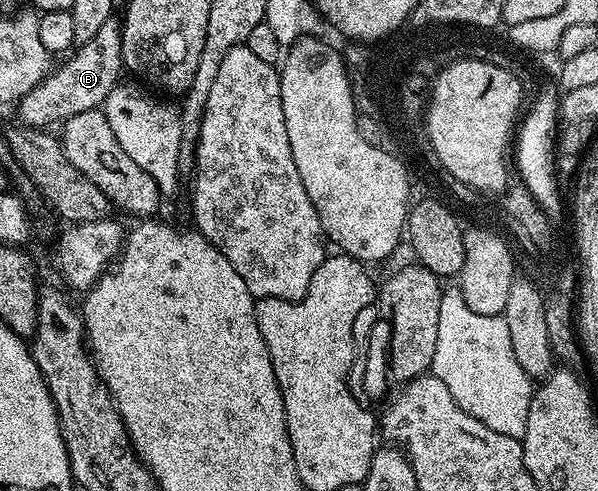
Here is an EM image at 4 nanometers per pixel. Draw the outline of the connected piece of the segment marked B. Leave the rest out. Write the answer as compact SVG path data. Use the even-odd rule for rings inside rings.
M110 19L95 31L95 35L87 43L77 45L68 54L61 66L54 68L41 82L21 100L16 102L16 120L30 129L45 129L52 121L64 123L80 112L100 110L105 104L107 95L122 80L121 63L121 26Z

